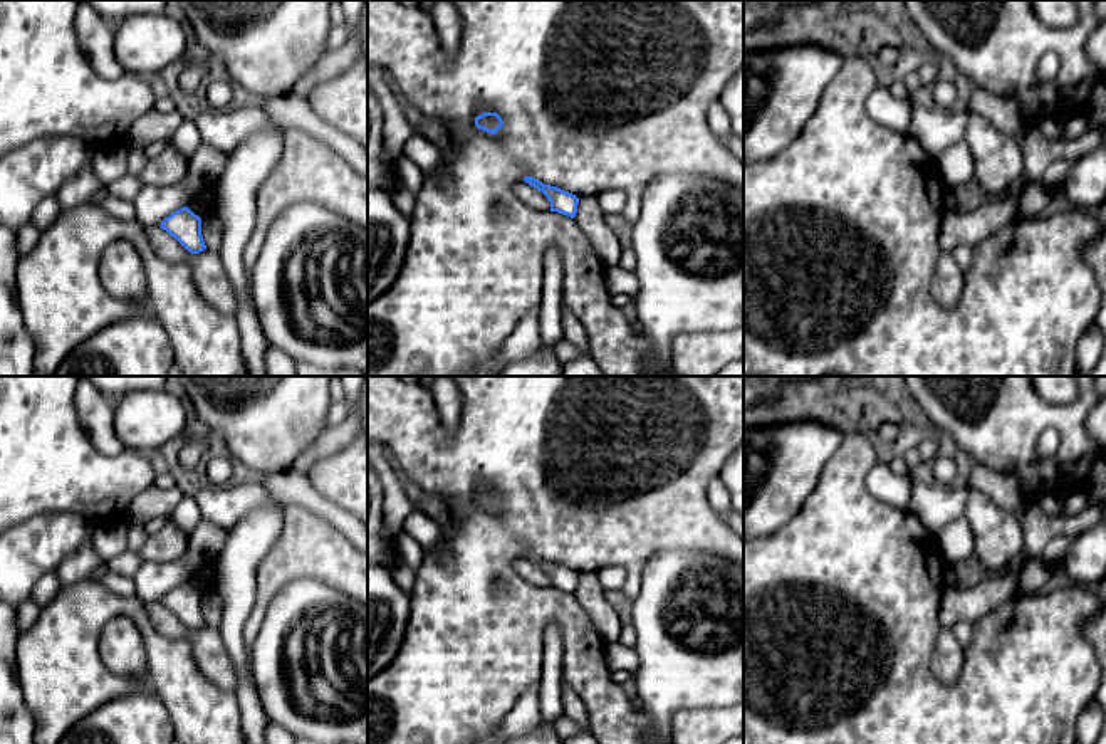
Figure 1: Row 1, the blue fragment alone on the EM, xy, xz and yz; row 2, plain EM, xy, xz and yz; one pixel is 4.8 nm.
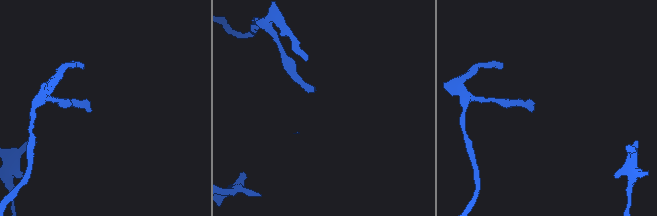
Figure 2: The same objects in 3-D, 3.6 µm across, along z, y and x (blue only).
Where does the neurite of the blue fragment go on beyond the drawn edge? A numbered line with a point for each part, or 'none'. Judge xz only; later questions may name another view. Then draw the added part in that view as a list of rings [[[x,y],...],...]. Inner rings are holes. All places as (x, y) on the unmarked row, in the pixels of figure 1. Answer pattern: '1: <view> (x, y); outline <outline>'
none

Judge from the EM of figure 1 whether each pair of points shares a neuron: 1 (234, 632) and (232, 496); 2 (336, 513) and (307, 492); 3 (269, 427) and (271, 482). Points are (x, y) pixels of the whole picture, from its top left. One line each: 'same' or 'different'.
1: different
2: same
3: different

